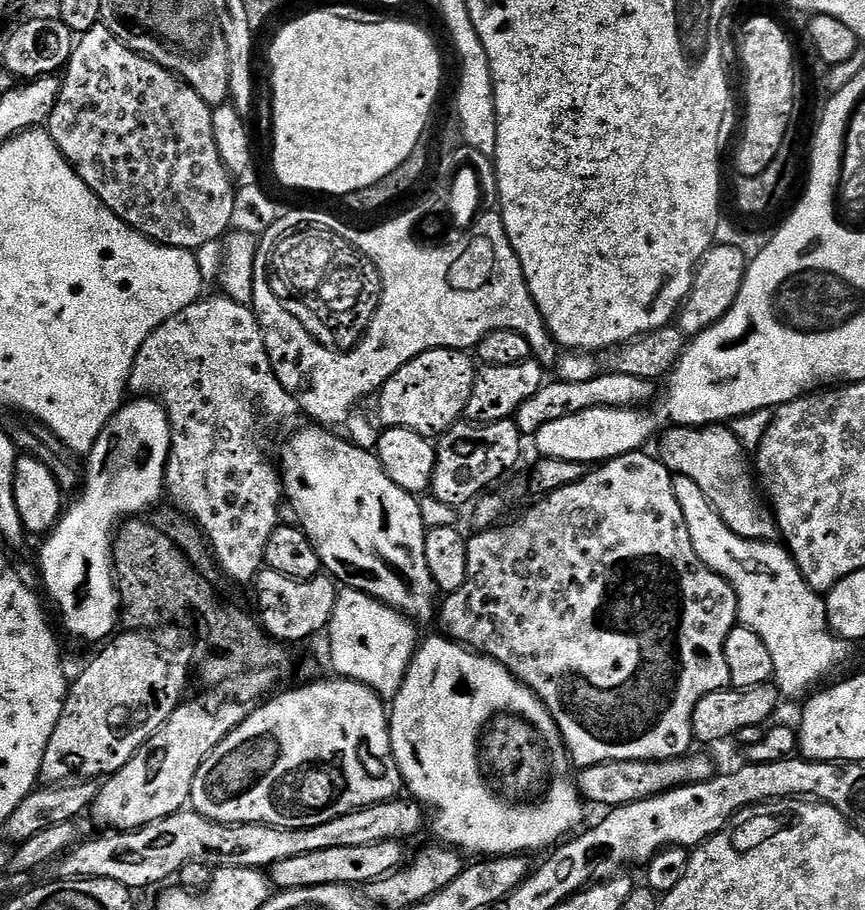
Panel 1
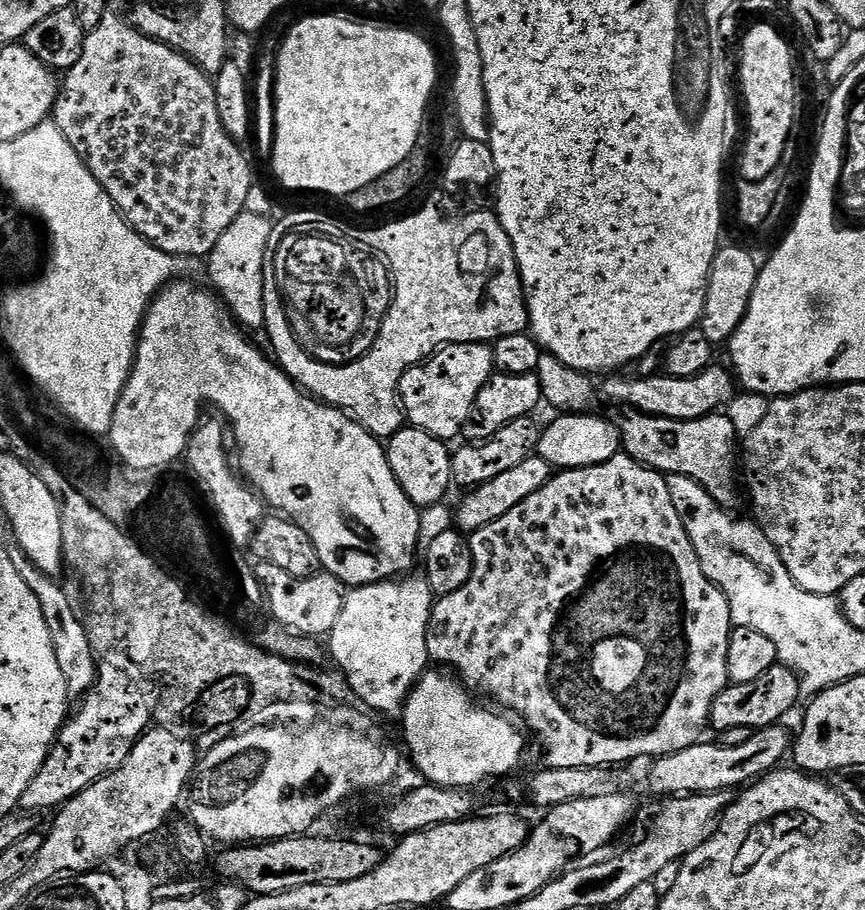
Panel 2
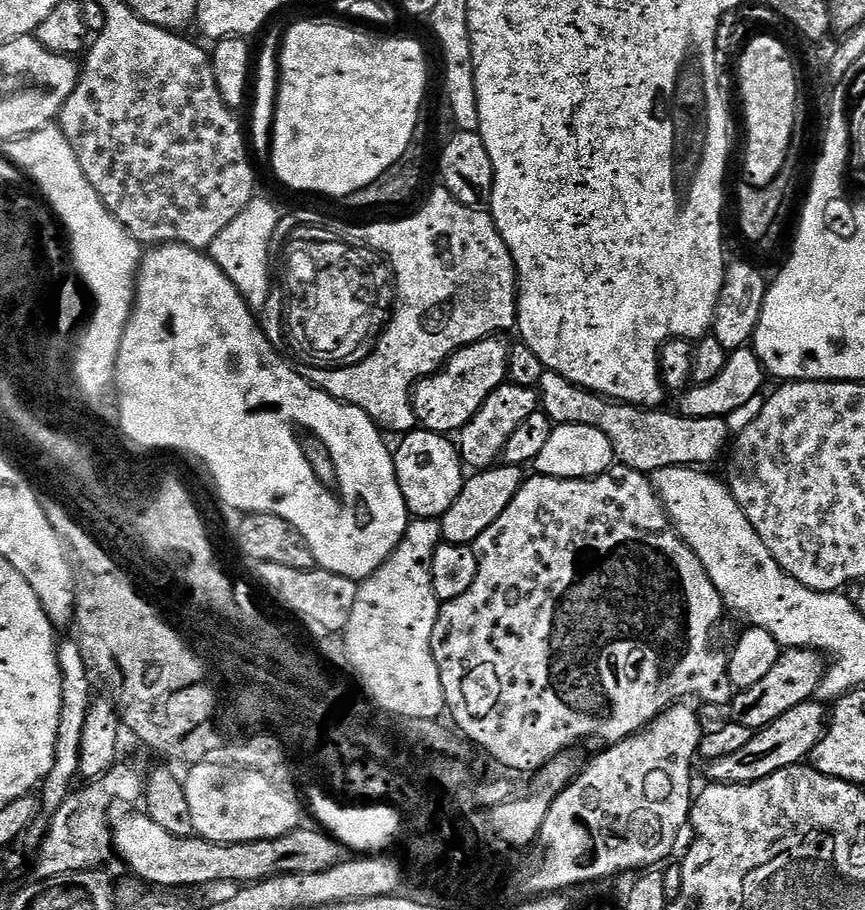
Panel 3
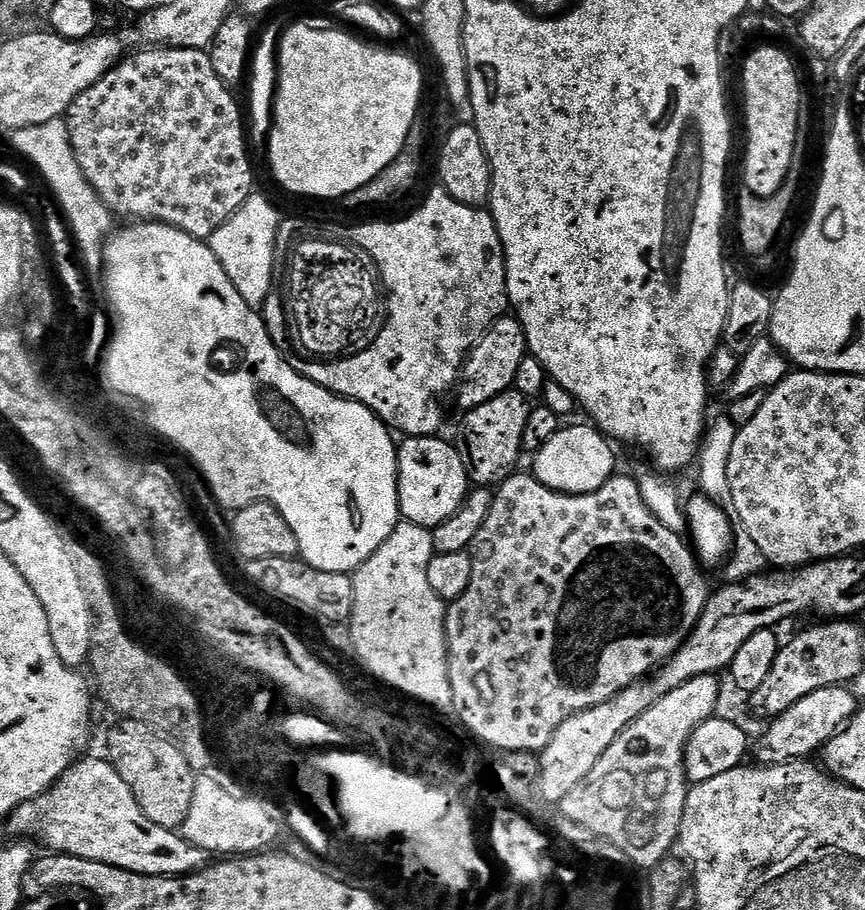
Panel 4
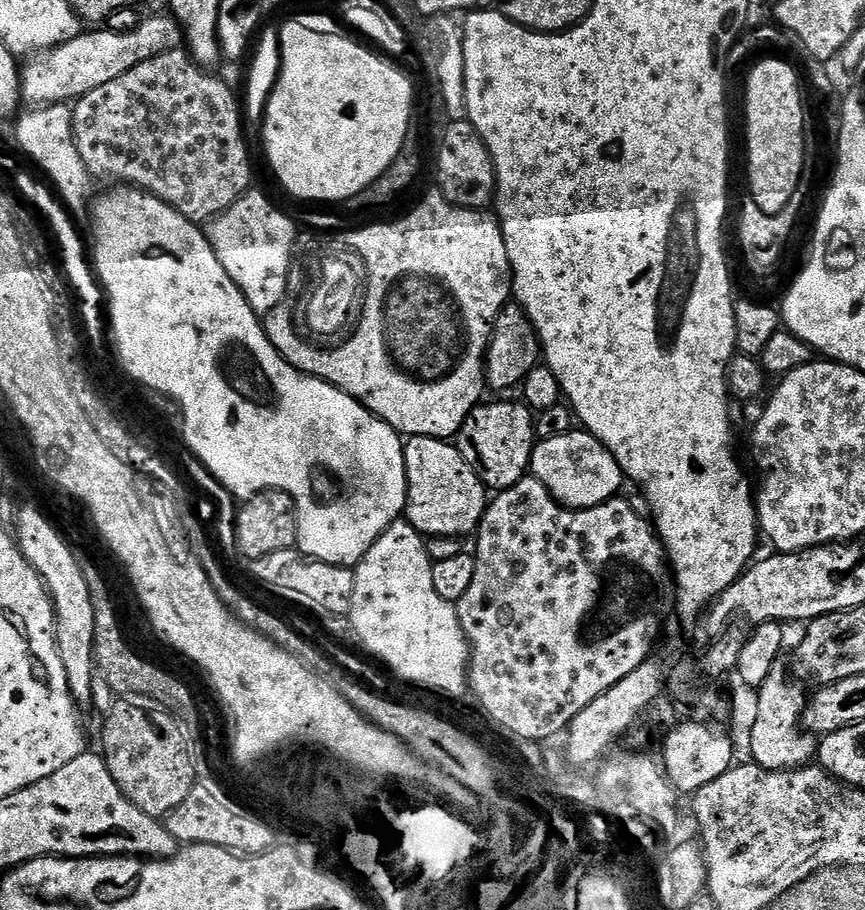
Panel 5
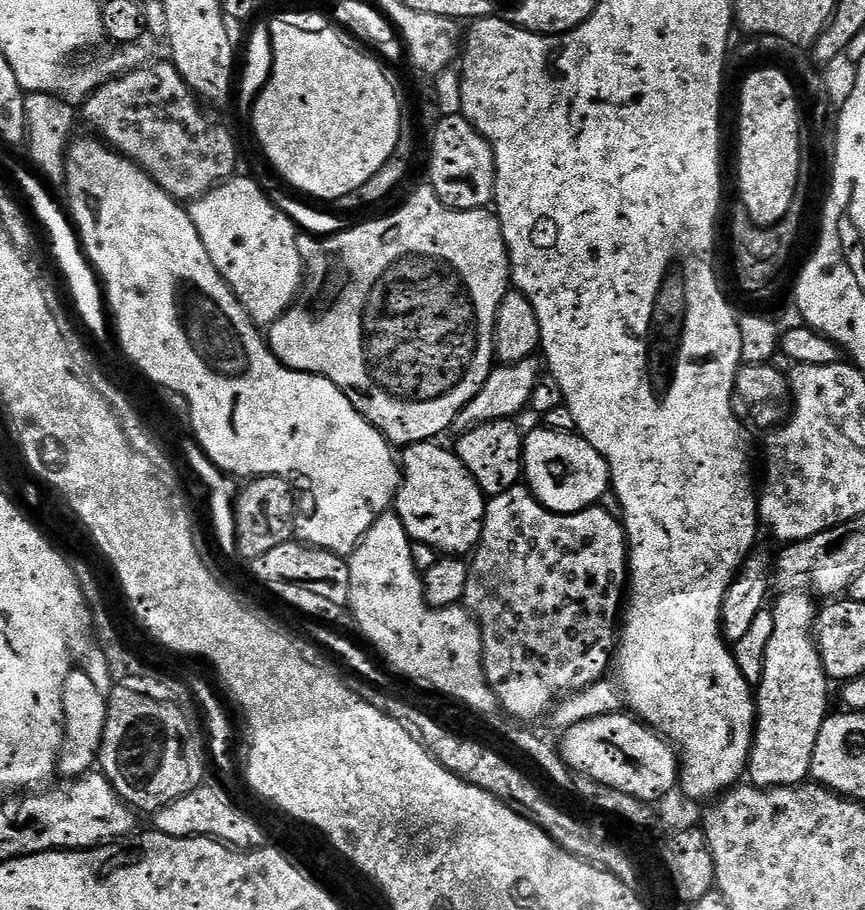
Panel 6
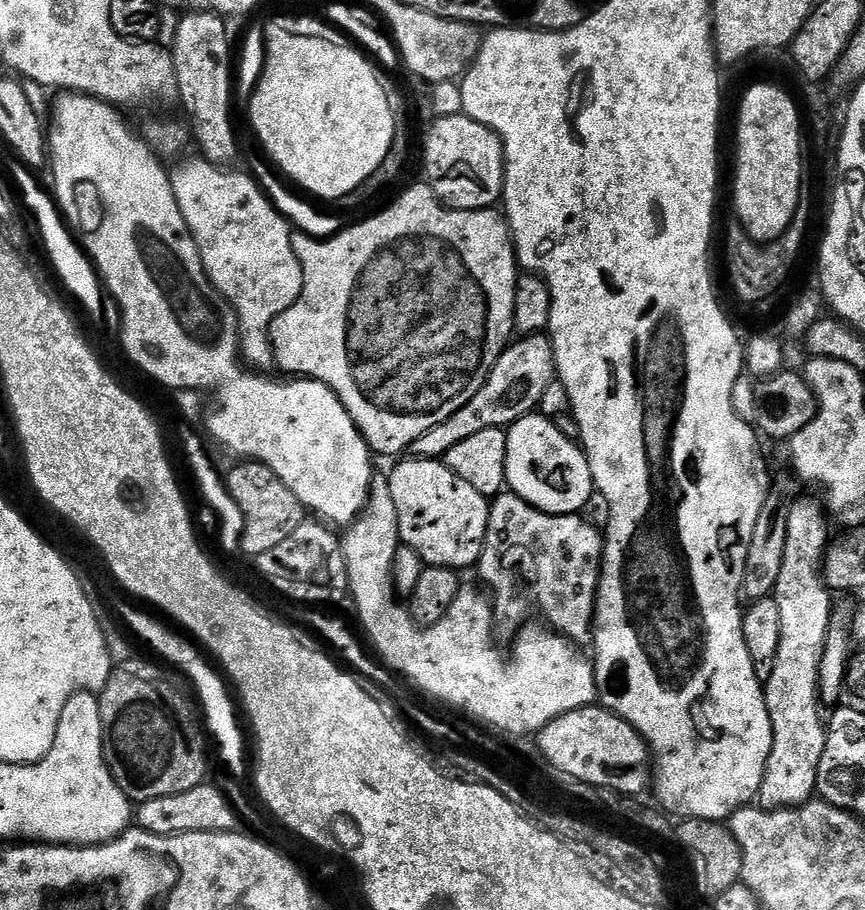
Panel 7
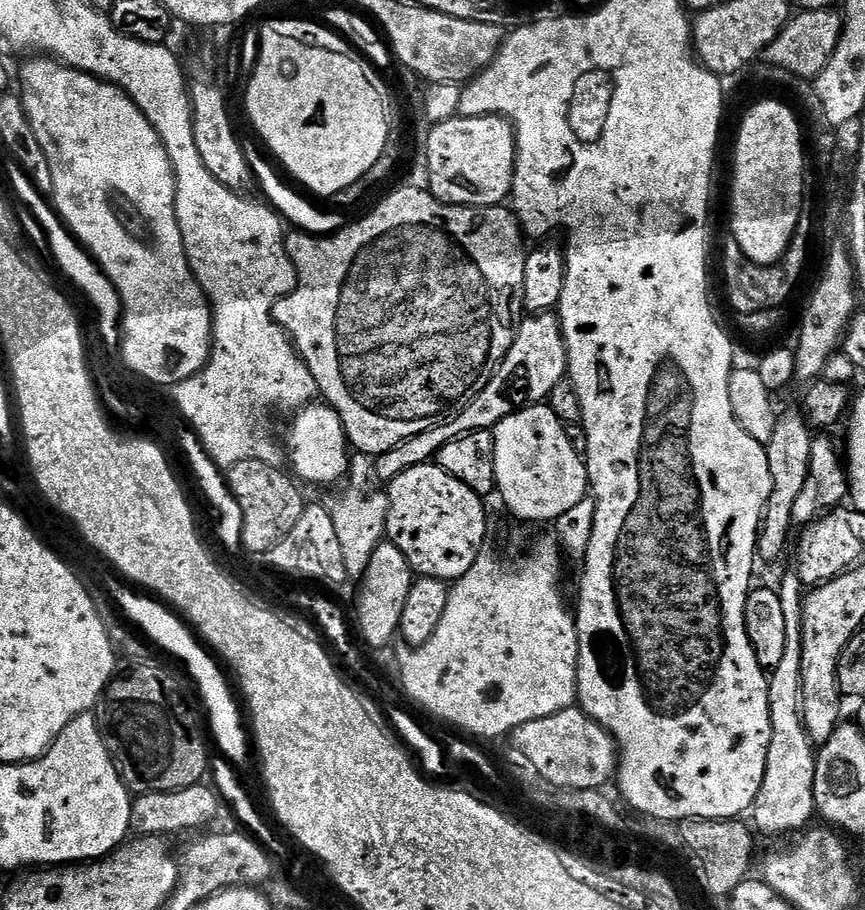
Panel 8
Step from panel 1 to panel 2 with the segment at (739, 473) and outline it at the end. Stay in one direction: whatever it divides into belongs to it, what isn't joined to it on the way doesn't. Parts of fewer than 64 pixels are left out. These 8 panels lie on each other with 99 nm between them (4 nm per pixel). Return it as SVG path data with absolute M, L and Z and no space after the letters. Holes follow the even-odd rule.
M624 408L622 414L624 416L615 417L614 423L620 432L620 442L622 445L623 455L634 458L638 463L645 464L648 468L653 468L656 472L664 473L665 477L684 476L687 480L693 480L696 484L700 484L710 494L712 500L718 501L723 508L735 509L735 504L740 500L740 492L736 489L736 476L738 480L738 433L734 422L730 422L727 414L713 414L711 416L703 416L697 420L675 420L674 418L662 418L661 416L651 416L645 412L640 412L636 408Z

